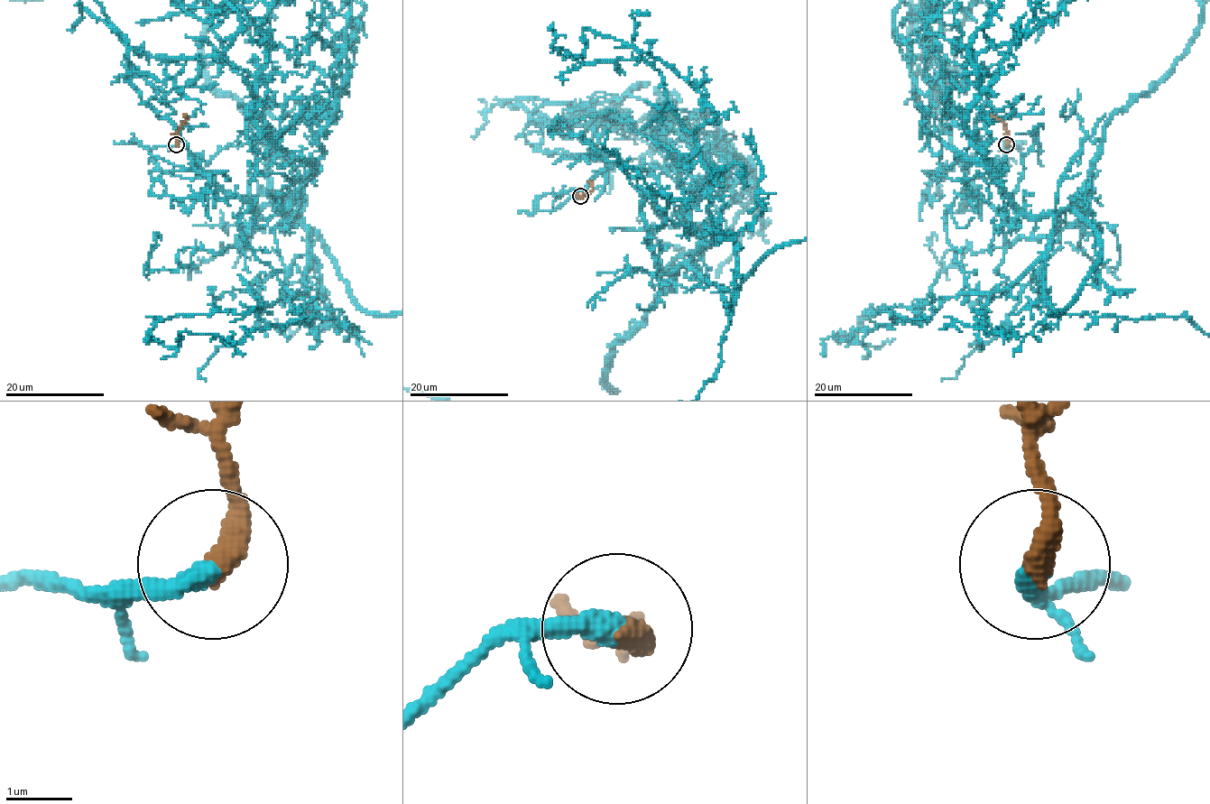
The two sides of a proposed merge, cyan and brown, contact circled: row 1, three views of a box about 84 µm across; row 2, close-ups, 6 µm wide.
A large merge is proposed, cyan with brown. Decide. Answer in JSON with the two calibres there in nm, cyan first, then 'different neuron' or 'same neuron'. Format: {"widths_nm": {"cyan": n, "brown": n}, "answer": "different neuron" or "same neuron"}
{"widths_nm": {"cyan": 340, "brown": 400}, "answer": "same neuron"}

